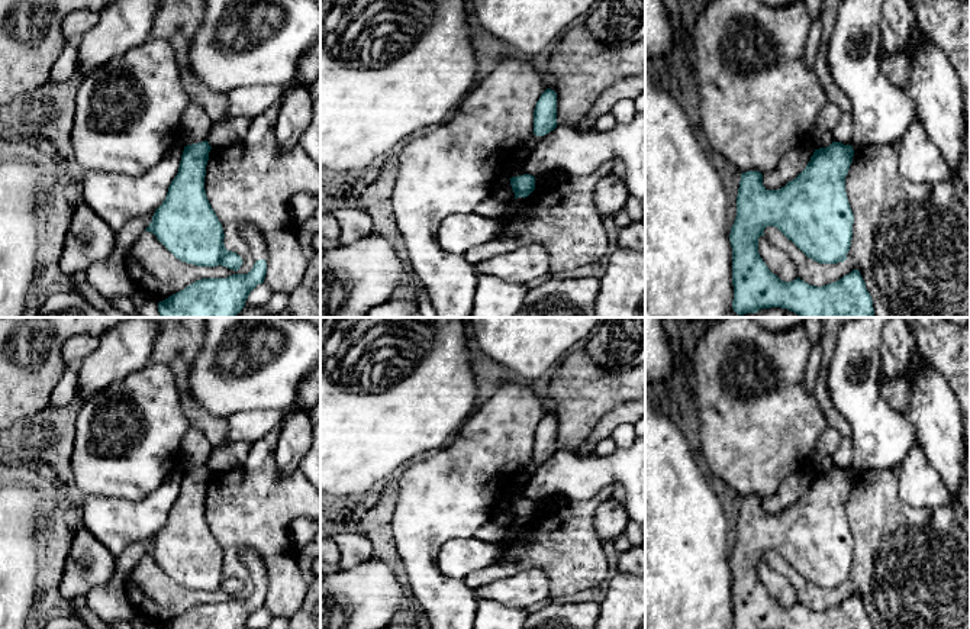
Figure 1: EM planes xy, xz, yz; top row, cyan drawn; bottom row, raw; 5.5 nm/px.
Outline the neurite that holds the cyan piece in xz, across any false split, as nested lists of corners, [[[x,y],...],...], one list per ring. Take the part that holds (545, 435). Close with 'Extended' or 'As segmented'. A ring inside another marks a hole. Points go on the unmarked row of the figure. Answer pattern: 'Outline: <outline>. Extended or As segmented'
Outline: [[[547,413],[534,435],[534,459],[544,461],[557,452],[557,417]]]. As segmented

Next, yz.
Outline: [[[832,467],[815,474],[806,493],[784,512],[767,515],[763,499],[741,499],[737,520],[737,542],[731,552],[732,571],[732,629],[873,629],[871,620],[858,594],[853,594],[835,607],[816,612],[799,601],[782,606],[773,599],[758,578],[758,562],[767,551],[777,552],[808,583],[819,588],[838,588],[847,584],[853,564],[854,539],[845,516],[845,501],[853,487],[851,470]]]. As segmented

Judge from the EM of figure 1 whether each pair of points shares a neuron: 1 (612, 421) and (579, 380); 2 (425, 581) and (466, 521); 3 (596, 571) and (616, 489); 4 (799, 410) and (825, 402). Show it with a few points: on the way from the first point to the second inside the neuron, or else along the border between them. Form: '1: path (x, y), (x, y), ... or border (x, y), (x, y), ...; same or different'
1: border (629, 400), (612, 407), (599, 421), (587, 442); different
2: path (425, 561), (425, 539), (445, 521); same
3: path (583, 548), (583, 513), (593, 503); same
4: border (814, 392), (830, 425); different

